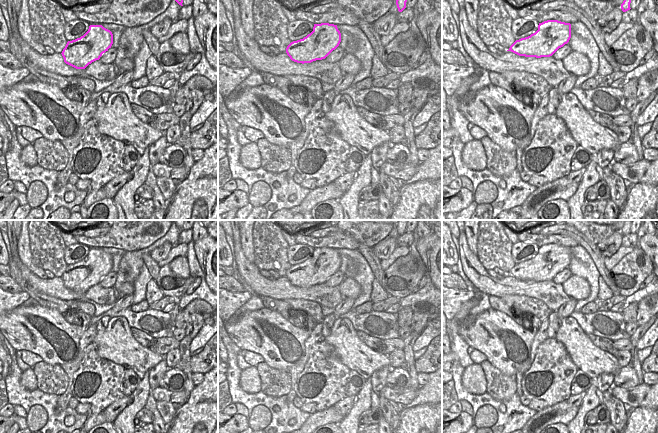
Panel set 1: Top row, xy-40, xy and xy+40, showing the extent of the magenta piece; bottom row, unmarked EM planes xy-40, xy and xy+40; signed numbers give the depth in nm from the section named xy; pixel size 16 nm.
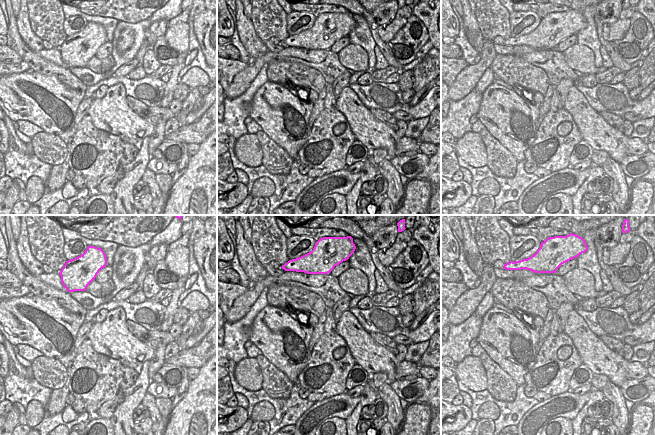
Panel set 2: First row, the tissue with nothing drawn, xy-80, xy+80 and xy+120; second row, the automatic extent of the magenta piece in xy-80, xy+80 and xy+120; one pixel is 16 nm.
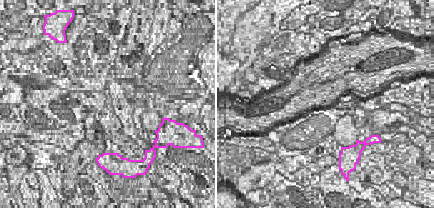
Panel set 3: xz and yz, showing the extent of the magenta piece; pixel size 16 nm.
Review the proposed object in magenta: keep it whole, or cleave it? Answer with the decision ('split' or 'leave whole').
leave whole

